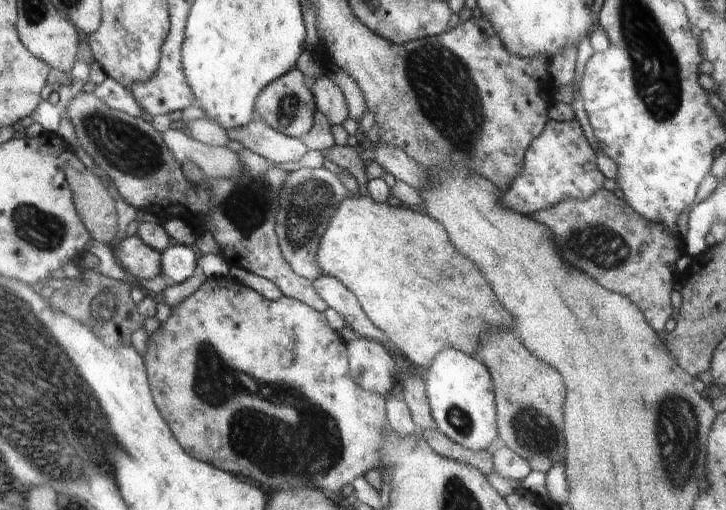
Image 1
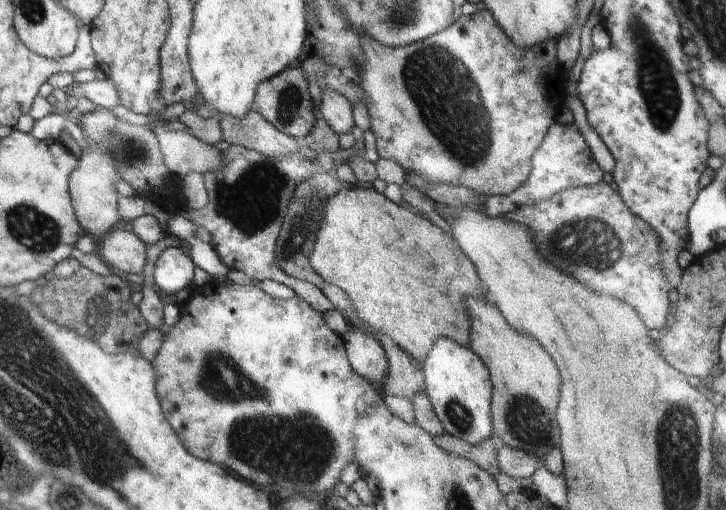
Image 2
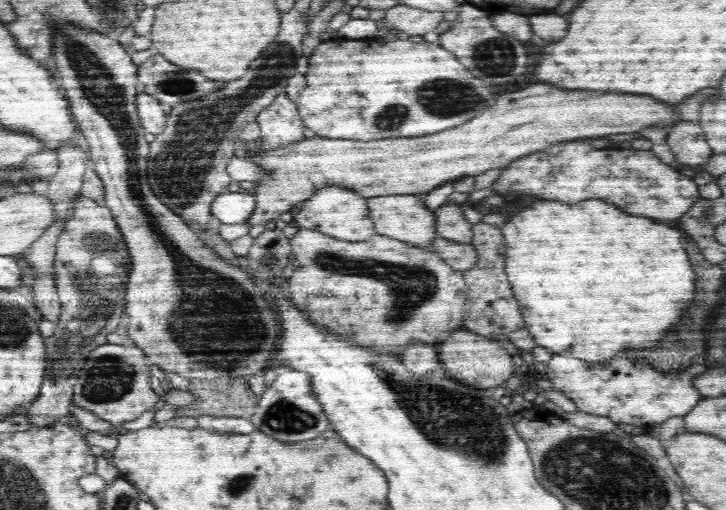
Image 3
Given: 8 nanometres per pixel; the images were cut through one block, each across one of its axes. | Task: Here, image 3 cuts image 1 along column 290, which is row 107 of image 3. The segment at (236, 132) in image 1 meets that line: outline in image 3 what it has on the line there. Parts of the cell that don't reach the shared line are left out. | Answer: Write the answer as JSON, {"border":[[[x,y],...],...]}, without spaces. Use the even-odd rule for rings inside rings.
{"border":[[[143,91],[136,96],[136,108],[145,133],[155,136],[164,133],[168,111],[162,102]]]}

